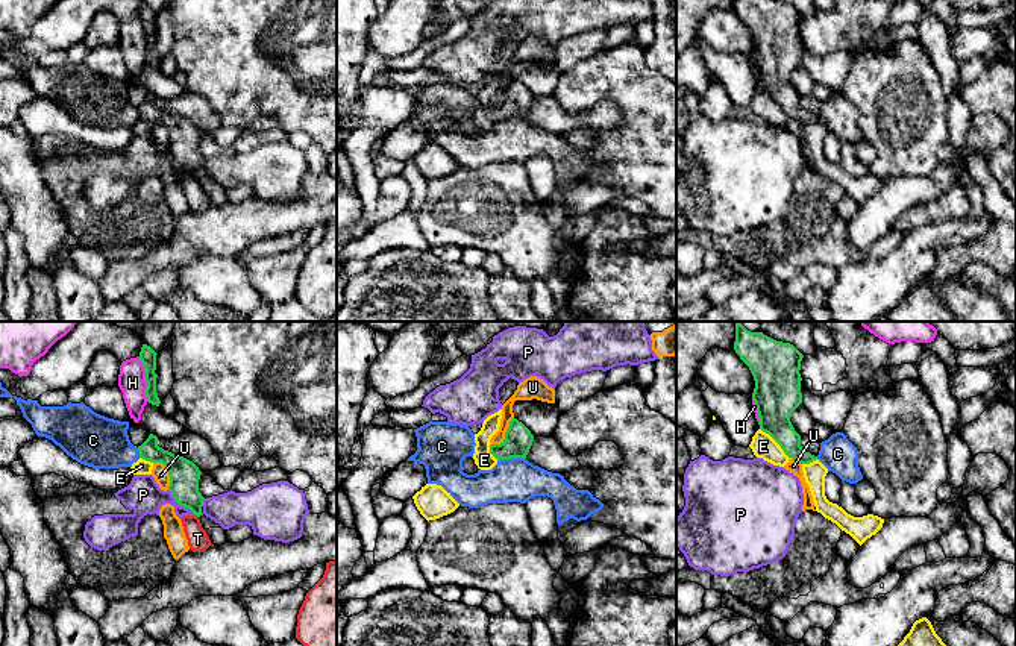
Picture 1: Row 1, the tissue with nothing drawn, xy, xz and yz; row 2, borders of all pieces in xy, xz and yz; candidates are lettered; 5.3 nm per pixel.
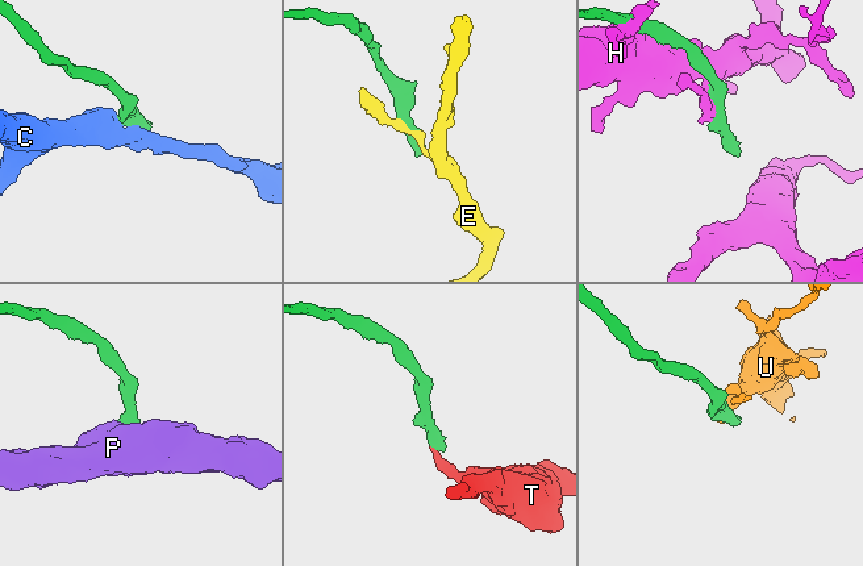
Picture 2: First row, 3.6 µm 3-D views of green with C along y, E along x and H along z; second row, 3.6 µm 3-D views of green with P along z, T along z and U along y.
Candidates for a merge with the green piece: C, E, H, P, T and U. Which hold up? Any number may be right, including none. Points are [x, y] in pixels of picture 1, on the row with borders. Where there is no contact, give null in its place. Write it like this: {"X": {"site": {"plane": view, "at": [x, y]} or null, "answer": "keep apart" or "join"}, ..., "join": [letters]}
{"C": {"site": {"plane": "xz", "at": [511, 457]}, "answer": "keep apart"}, "E": {"site": {"plane": "yz", "at": [777, 442]}, "answer": "keep apart"}, "H": {"site": {"plane": "xy", "at": [146, 379]}, "answer": "keep apart"}, "P": {"site": {"plane": "xy", "at": [179, 504]}, "answer": "keep apart"}, "T": {"site": {"plane": "xy", "at": [196, 514]}, "answer": "keep apart"}, "U": {"site": {"plane": "xz", "at": [505, 434]}, "answer": "keep apart"}, "join": []}

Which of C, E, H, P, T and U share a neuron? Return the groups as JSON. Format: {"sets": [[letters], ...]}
{"sets": [["C"], ["E"], ["H"], ["P"], ["T"], ["U"]]}

